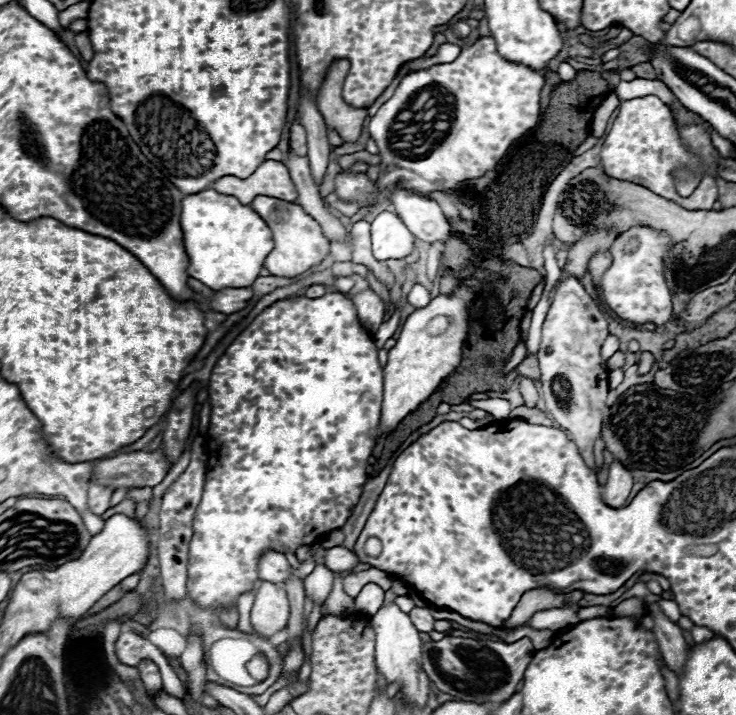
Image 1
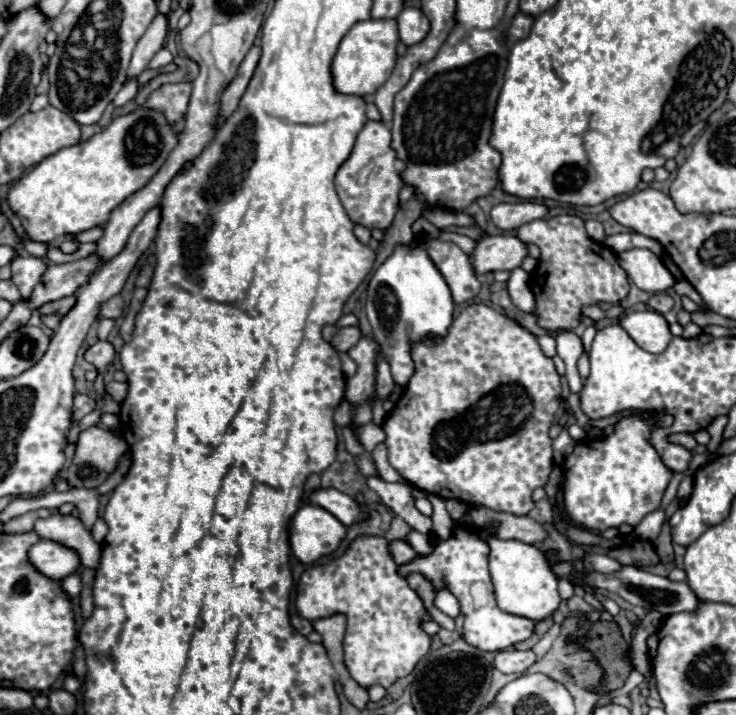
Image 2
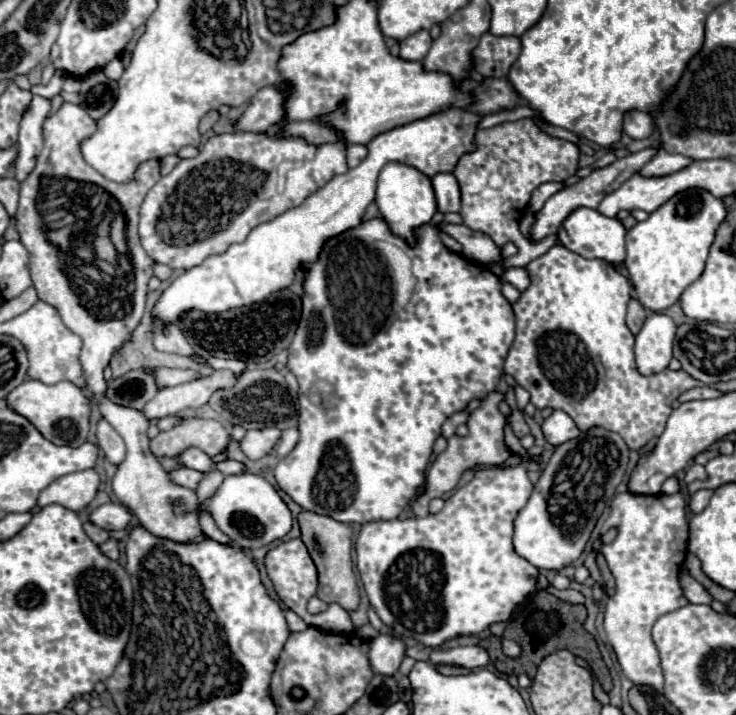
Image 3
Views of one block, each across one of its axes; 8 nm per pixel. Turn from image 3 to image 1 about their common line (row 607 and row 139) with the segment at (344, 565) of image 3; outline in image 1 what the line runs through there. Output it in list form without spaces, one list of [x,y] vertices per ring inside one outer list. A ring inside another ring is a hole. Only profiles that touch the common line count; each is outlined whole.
[[[336,60],[328,68],[326,80],[318,92],[316,104],[320,114],[324,116],[326,128],[336,130],[342,142],[356,142],[362,132],[362,122],[368,116],[362,108],[352,108],[342,98],[342,84],[350,70],[348,60]]]

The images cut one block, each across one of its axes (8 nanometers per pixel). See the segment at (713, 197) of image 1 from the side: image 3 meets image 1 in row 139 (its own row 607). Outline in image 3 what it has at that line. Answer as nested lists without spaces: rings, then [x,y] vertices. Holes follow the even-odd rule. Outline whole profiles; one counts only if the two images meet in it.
[[[620,492],[610,504],[610,514],[602,526],[602,532],[610,528],[618,530],[612,544],[602,546],[600,540],[594,542],[594,548],[604,554],[616,580],[616,594],[606,602],[604,630],[618,656],[622,674],[632,684],[648,686],[656,696],[660,696],[664,692],[664,678],[650,630],[662,614],[688,604],[678,584],[678,572],[686,558],[688,544],[686,502],[682,494],[640,496]]]

